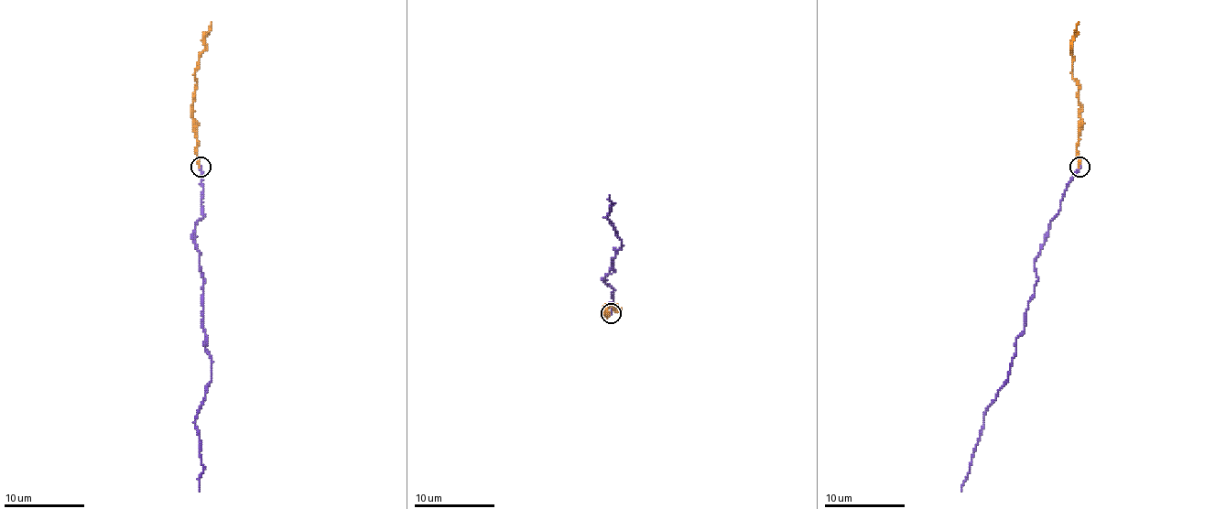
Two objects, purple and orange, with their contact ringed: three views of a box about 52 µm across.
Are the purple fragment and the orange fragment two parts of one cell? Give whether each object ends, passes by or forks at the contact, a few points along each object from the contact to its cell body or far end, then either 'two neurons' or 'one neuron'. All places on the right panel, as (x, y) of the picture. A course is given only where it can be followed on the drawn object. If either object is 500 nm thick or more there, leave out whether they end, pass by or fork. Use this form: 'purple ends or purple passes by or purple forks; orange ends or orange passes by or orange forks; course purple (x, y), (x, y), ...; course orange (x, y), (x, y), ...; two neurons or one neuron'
purple ends; orange ends; course purple (1080, 167), (1034, 263), (1038, 281), (1024, 331), (1015, 340), (1008, 382), (983, 416), (961, 491); course orange (1079, 167), (1080, 102), (1072, 69), (1072, 48), (1079, 22); two neurons

